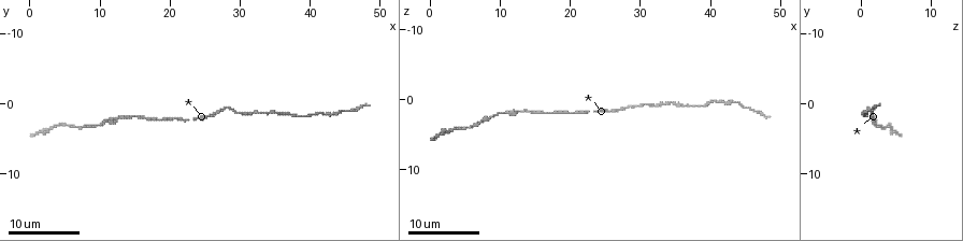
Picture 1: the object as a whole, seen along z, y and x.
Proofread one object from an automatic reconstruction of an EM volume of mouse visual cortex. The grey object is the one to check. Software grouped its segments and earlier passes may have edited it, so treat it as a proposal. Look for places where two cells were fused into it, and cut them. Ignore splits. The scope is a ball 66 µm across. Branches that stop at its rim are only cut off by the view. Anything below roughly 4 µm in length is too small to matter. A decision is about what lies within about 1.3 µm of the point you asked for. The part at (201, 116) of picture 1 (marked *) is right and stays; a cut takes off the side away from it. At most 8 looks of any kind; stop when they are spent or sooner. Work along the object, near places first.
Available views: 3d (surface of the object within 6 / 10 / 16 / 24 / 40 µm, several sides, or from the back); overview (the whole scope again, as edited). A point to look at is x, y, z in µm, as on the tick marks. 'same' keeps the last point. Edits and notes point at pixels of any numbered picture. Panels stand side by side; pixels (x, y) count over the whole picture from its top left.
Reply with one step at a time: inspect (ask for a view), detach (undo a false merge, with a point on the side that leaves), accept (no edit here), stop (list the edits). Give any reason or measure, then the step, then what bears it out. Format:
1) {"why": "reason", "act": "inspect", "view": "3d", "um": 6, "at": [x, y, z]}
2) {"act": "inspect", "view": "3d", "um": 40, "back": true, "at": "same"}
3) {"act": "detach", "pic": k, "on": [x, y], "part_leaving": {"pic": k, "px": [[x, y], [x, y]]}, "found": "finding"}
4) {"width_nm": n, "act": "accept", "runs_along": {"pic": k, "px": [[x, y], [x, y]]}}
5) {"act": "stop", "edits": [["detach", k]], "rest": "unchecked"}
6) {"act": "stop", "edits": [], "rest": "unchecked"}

{"why": "sudden change in width", "act": "inspect", "view": "3d", "um": 24, "at": [7.0, 3.5, 3.5]}

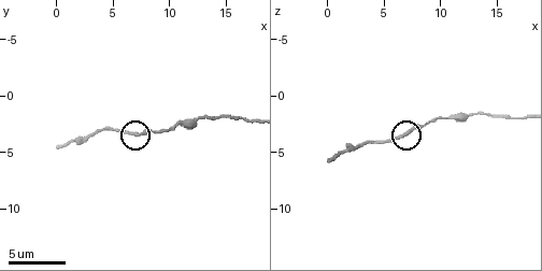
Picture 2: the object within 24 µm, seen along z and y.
{"act": "inspect", "view": "3d", "um": 10, "at": [6.8, 3.6, 3.4]}

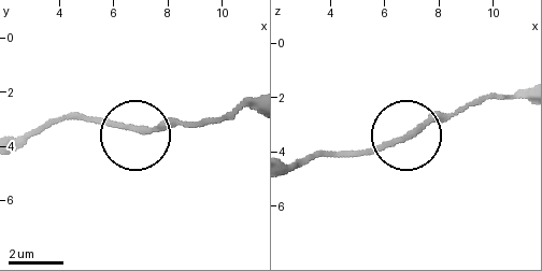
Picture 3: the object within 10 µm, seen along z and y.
{"act": "inspect", "view": "3d", "um": 10, "back": true, "at": [6.9, 3.3, 3.4]}

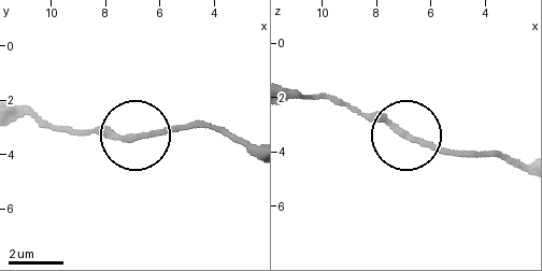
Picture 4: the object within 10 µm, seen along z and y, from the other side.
{"width_nm": 200, "act": "accept", "runs_along": {"pic": 4, "px": [[291, 93], [340, 100], [469, 155]]}, "found": "all the same cell"}

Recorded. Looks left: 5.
{"why": "calibre changes", "act": "inspect", "view": "3d", "um": 10, "at": [10.8, 2.4, 2.0]}

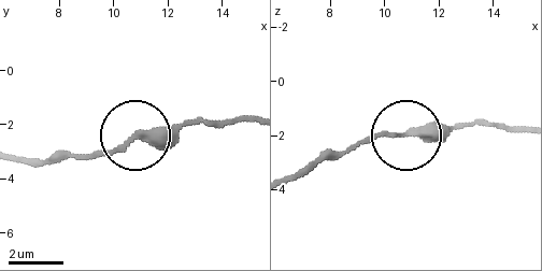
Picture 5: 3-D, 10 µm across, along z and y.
{"width_nm": 240, "act": "accept", "runs_along": {"pic": 5, "px": [[248, 118], [158, 126], [77, 160]]}, "found": "continuous, no second cell"}

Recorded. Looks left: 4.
{"why": "sudden change in width", "act": "inspect", "view": "3d", "um": 16, "at": [41.0, 1.5, 0.5]}

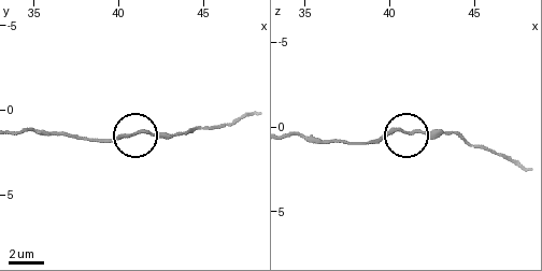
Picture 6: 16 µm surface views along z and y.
{"why": "zoom in", "act": "inspect", "view": "3d", "um": 6, "at": [41.1, 1.4, 0.2]}

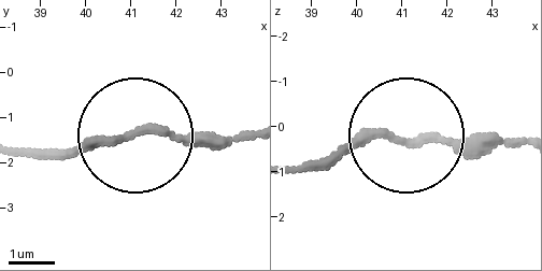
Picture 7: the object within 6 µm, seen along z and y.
{"act": "accept", "runs_along": {"pic": 7, "px": [[289, 167], [325, 167], [382, 136], [522, 143]]}, "found": "continuous, no second cell"}

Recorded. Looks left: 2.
{"why": "calibre changes", "act": "inspect", "view": "3d", "um": 16, "at": [37.0, 1.5, 1.0]}

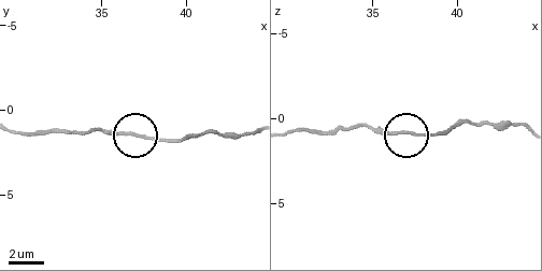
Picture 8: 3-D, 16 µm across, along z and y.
{"why": "closer look", "act": "inspect", "view": "3d", "um": 10, "at": [36.8, 1.5, 0.9]}

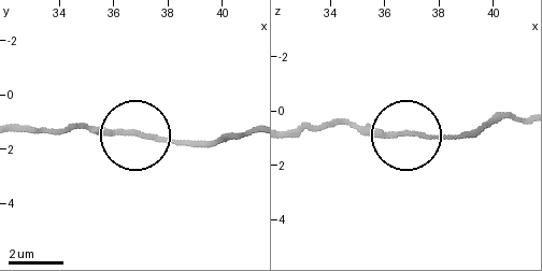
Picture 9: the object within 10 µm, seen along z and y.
{"act": "accept", "runs_along": {"pic": 9, "px": [[294, 134], [348, 120], [397, 134], [479, 134]]}, "found": "continuous, no second cell"}

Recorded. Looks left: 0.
{"act": "stop", "edits": [], "rest": "unchecked"}

